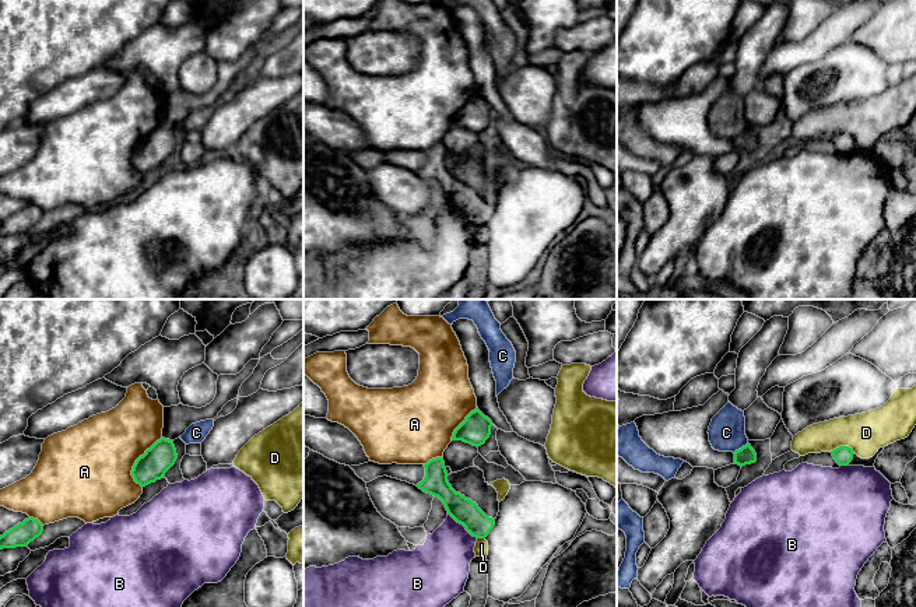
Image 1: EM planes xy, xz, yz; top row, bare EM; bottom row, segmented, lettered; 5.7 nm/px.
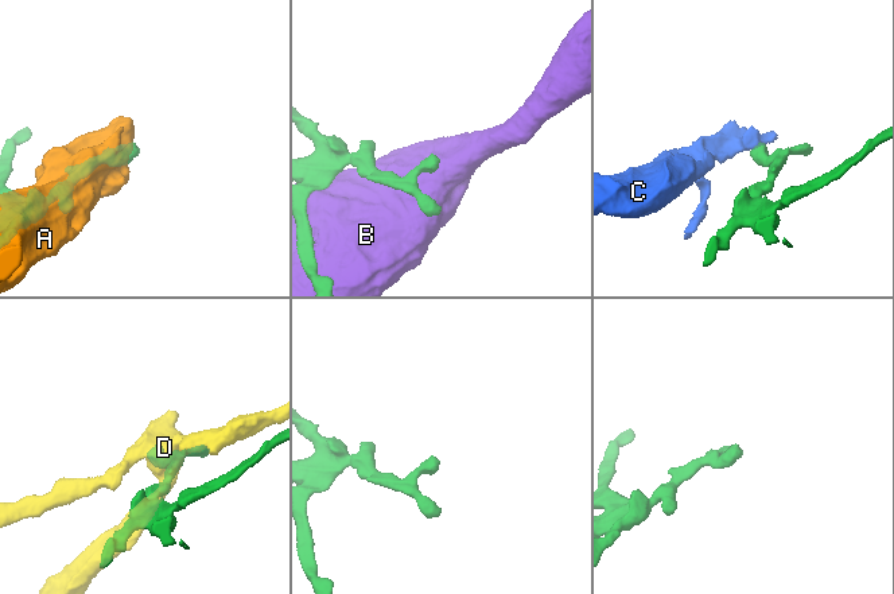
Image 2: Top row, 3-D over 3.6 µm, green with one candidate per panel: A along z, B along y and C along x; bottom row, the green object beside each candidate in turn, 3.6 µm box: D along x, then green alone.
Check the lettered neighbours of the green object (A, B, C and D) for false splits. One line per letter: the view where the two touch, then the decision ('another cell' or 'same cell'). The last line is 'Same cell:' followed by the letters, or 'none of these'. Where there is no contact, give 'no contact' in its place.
A: contact in xy; another cell
B: contact in xz; another cell
C: contact in yz; another cell
D: contact in yz; another cell
Same cell: none of these

